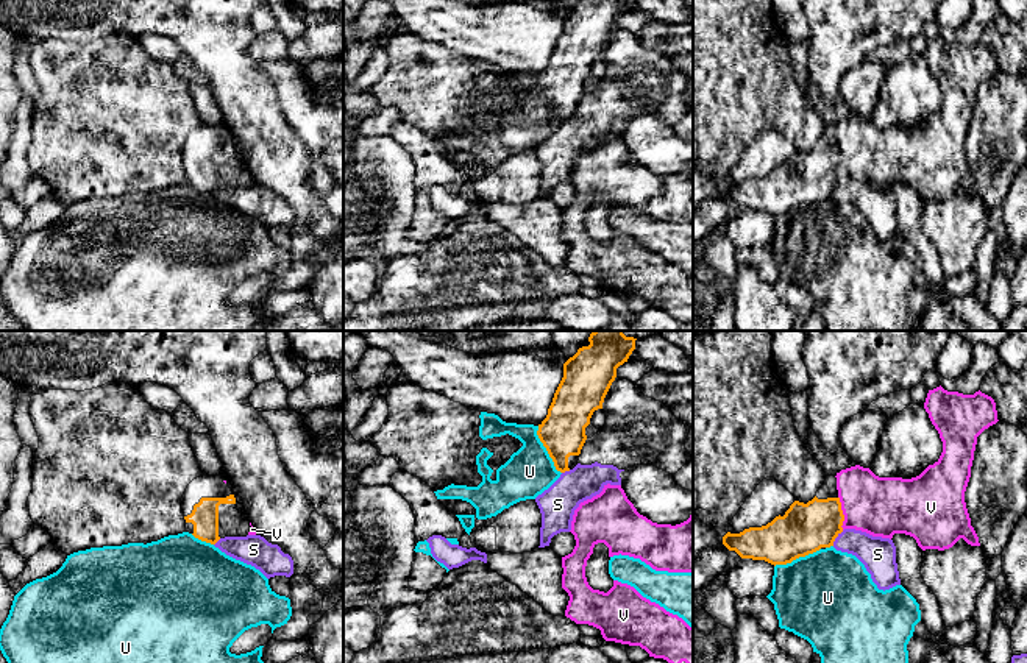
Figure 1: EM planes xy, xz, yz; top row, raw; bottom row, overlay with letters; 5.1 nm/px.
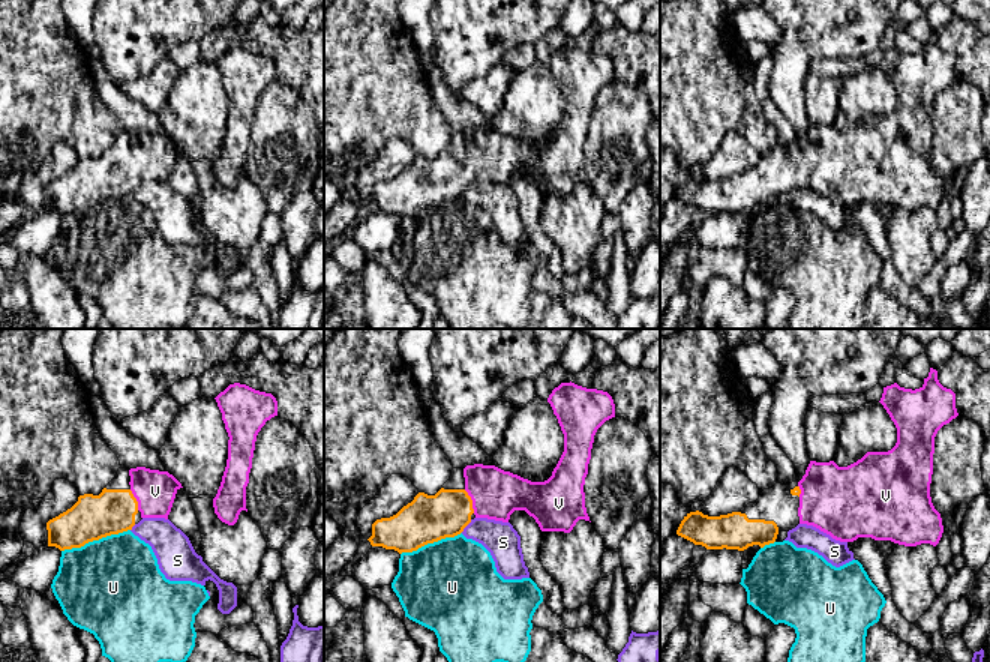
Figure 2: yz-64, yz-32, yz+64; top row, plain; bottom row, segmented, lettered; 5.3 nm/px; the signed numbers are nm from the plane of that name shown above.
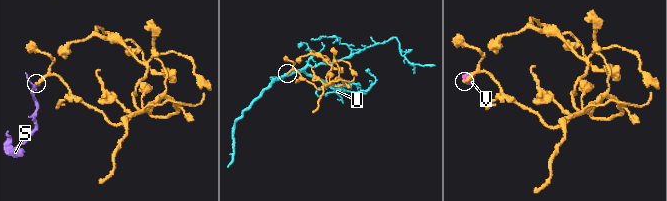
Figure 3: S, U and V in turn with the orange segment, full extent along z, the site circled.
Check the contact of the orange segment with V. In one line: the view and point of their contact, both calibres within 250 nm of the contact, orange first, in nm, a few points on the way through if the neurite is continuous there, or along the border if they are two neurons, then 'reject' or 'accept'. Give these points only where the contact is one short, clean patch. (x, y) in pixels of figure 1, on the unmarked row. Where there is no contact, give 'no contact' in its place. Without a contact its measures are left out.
yz (842, 164) | 260/300 nm | across yz (804, 180), (842, 164), (859, 156), (879, 156) | accept

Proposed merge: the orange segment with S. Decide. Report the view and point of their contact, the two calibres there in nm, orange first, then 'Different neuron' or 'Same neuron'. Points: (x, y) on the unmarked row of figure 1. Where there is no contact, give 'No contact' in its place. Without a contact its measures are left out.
Touches orange at yz (835, 187). Thickness 260 nm (orange) against 180 nm. Different neuron

